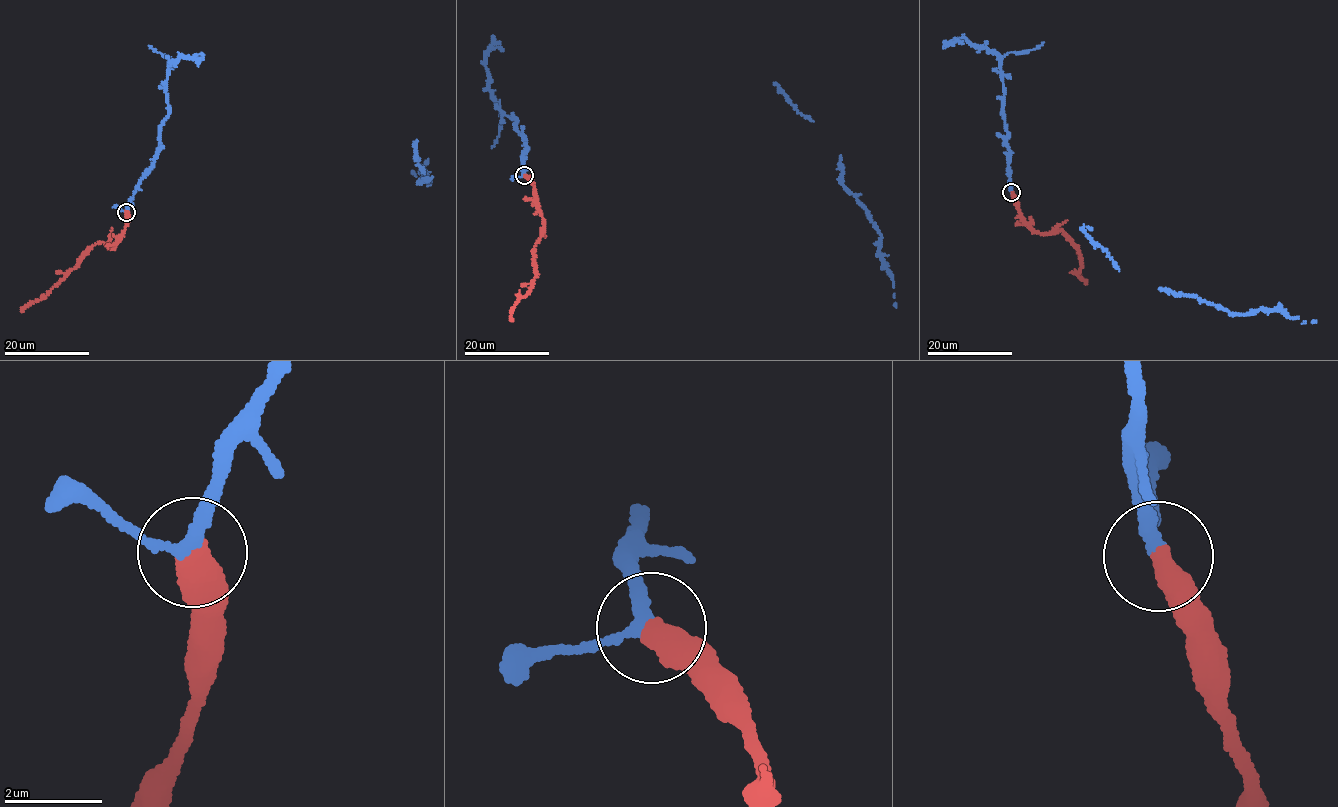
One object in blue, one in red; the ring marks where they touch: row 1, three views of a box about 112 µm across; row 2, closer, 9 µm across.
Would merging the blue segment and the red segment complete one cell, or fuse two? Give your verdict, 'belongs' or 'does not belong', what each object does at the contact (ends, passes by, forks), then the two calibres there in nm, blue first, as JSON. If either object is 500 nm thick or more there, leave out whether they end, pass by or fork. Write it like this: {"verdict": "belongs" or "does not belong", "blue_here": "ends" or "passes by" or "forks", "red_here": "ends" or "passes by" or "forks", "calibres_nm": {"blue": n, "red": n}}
{"verdict": "belongs", "calibres_nm": {"blue": 260, "red": 550}}

